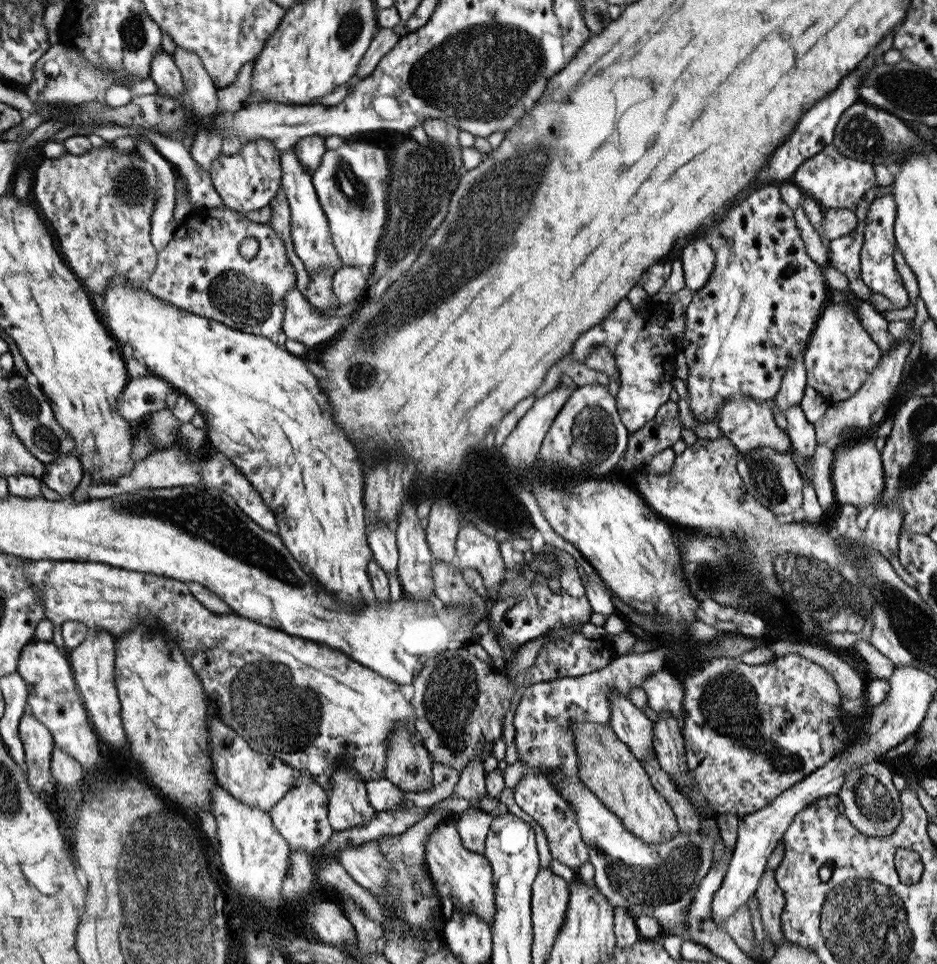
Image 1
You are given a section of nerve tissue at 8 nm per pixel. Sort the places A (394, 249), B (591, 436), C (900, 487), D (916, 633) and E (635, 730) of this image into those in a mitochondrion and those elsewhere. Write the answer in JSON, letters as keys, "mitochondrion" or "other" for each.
{"A":"mitochondrion","B":"mitochondrion","C":"mitochondrion","D":"mitochondrion","E":"other"}

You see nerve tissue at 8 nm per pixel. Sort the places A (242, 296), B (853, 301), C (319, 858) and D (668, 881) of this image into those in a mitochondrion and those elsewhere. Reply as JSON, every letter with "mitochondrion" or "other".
{"A":"mitochondrion","B":"other","C":"other","D":"mitochondrion"}

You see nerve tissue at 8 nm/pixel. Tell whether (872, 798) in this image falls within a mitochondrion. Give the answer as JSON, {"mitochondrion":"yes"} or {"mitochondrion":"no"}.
{"mitochondrion":"yes"}

